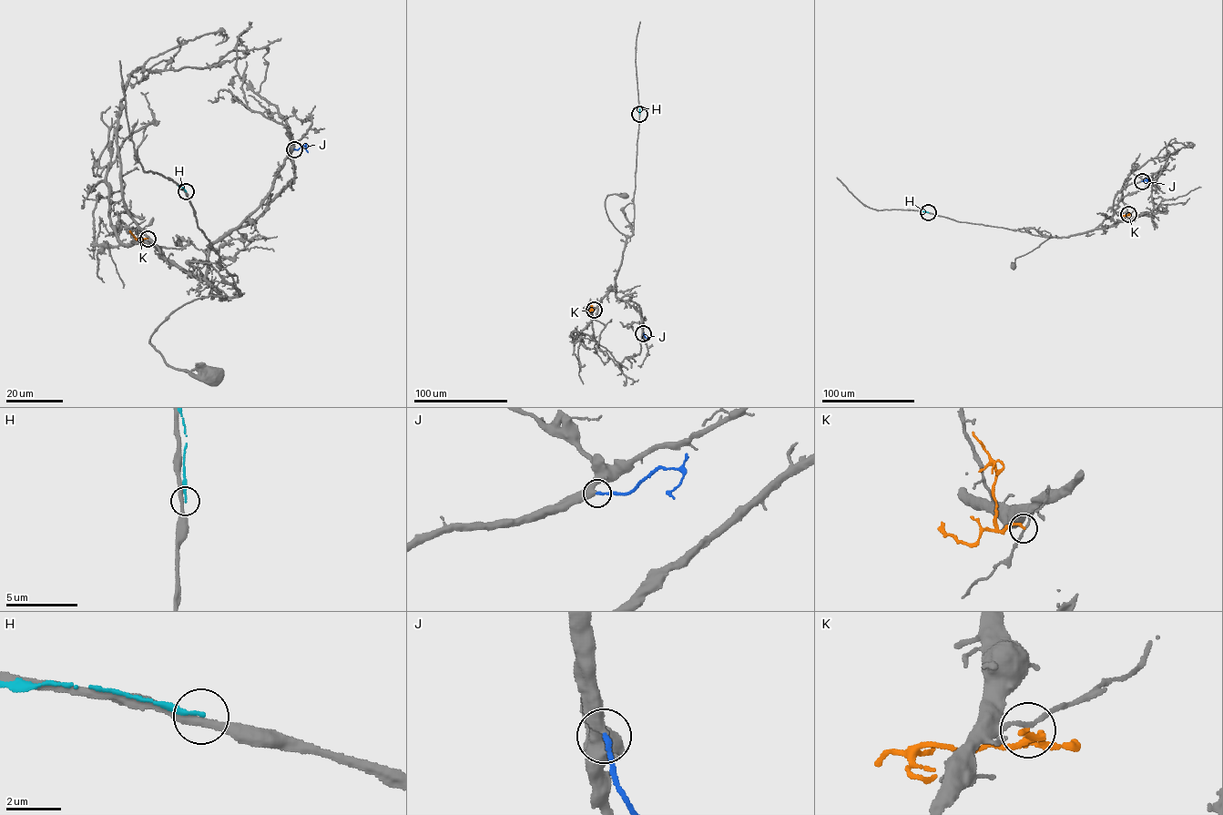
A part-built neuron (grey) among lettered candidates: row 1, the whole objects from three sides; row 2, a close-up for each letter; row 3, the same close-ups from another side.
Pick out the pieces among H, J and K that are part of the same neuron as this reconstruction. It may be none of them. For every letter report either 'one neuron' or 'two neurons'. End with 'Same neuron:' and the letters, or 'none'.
H: two neurons
J: one neuron
K: two neurons
Same neuron: J

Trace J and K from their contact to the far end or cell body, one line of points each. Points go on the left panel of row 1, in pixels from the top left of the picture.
J: (294, 149), (304, 146), (307, 152)
K: (147, 238), (134, 238)

